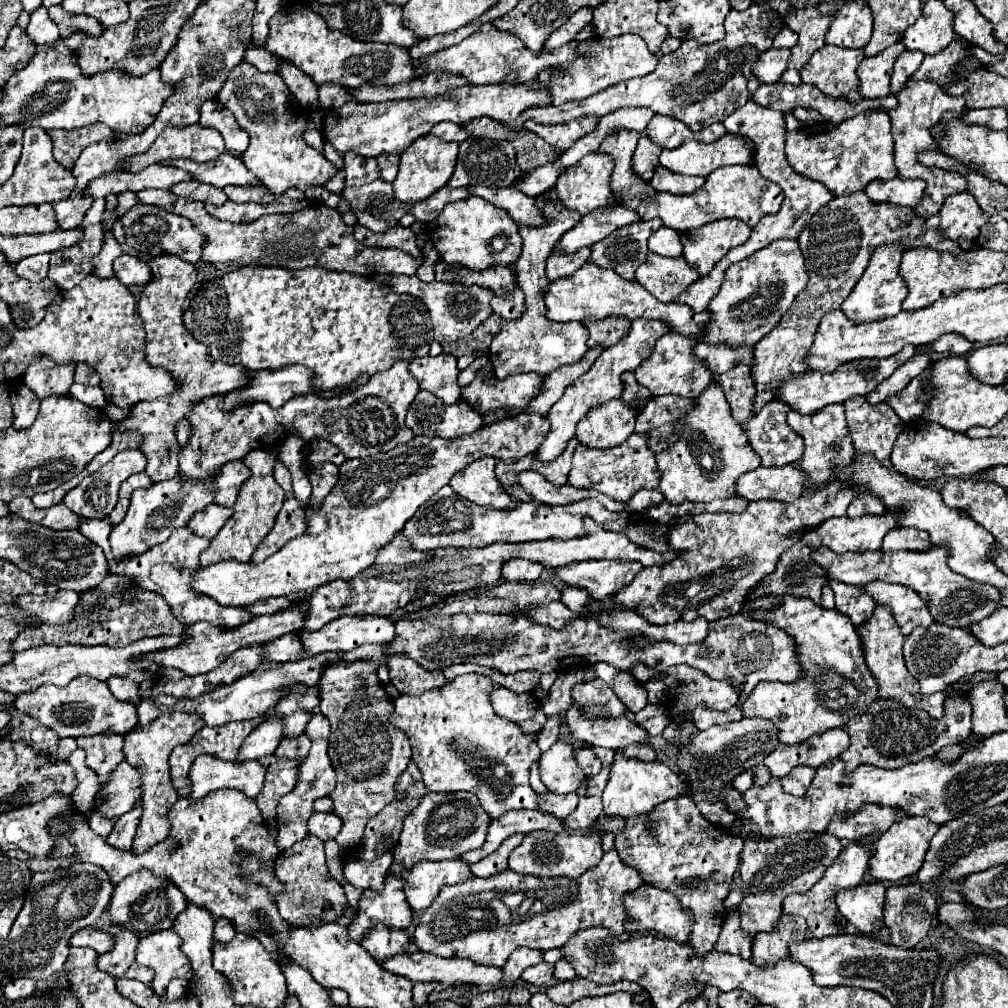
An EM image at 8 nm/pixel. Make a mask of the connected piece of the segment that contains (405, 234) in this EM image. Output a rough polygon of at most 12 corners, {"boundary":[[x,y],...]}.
{"boundary":[[362,225],[354,237],[368,247],[394,247],[422,255],[410,227],[396,225],[386,233],[370,233]]}

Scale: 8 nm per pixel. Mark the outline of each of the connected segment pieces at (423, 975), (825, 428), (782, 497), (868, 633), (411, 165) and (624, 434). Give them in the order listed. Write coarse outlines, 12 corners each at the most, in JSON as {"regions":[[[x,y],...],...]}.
{"regions":[[[424,951],[378,961],[416,981],[496,987],[502,969]],[[844,405],[802,415],[788,425],[802,435],[802,471],[814,483],[836,481],[854,461]],[[796,465],[758,467],[738,479],[748,501],[796,501],[804,473]],[[876,605],[858,629],[880,697],[932,709],[904,665],[904,635]],[[432,135],[400,157],[396,197],[416,203],[452,177],[458,143]],[[614,399],[586,413],[576,439],[590,449],[632,435],[636,411]]]}

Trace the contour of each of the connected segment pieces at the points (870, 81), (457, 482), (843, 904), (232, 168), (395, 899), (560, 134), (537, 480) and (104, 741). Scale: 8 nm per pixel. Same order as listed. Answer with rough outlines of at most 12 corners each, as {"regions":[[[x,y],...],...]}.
{"regions":[[[896,41],[858,67],[866,99],[890,95],[892,67],[906,47]],[[480,457],[450,479],[476,505],[510,509],[494,475],[494,457]],[[864,883],[836,893],[840,913],[860,933],[882,925],[886,887]],[[222,153],[212,161],[160,161],[214,187],[258,185],[240,157]],[[386,877],[384,891],[364,891],[348,935],[360,941],[368,927],[412,925],[404,881]],[[582,115],[558,125],[526,121],[524,129],[566,151],[592,133],[600,117]],[[536,471],[518,475],[518,483],[536,501],[568,505],[582,499],[598,499],[610,511],[624,511],[598,491],[556,487]],[[122,735],[78,737],[102,787],[124,761]]]}

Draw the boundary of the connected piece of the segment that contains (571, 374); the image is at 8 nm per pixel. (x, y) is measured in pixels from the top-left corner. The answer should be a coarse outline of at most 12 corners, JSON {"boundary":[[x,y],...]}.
{"boundary":[[590,347],[582,361],[562,365],[544,379],[526,413],[548,415],[564,389],[594,365],[604,349]]}

